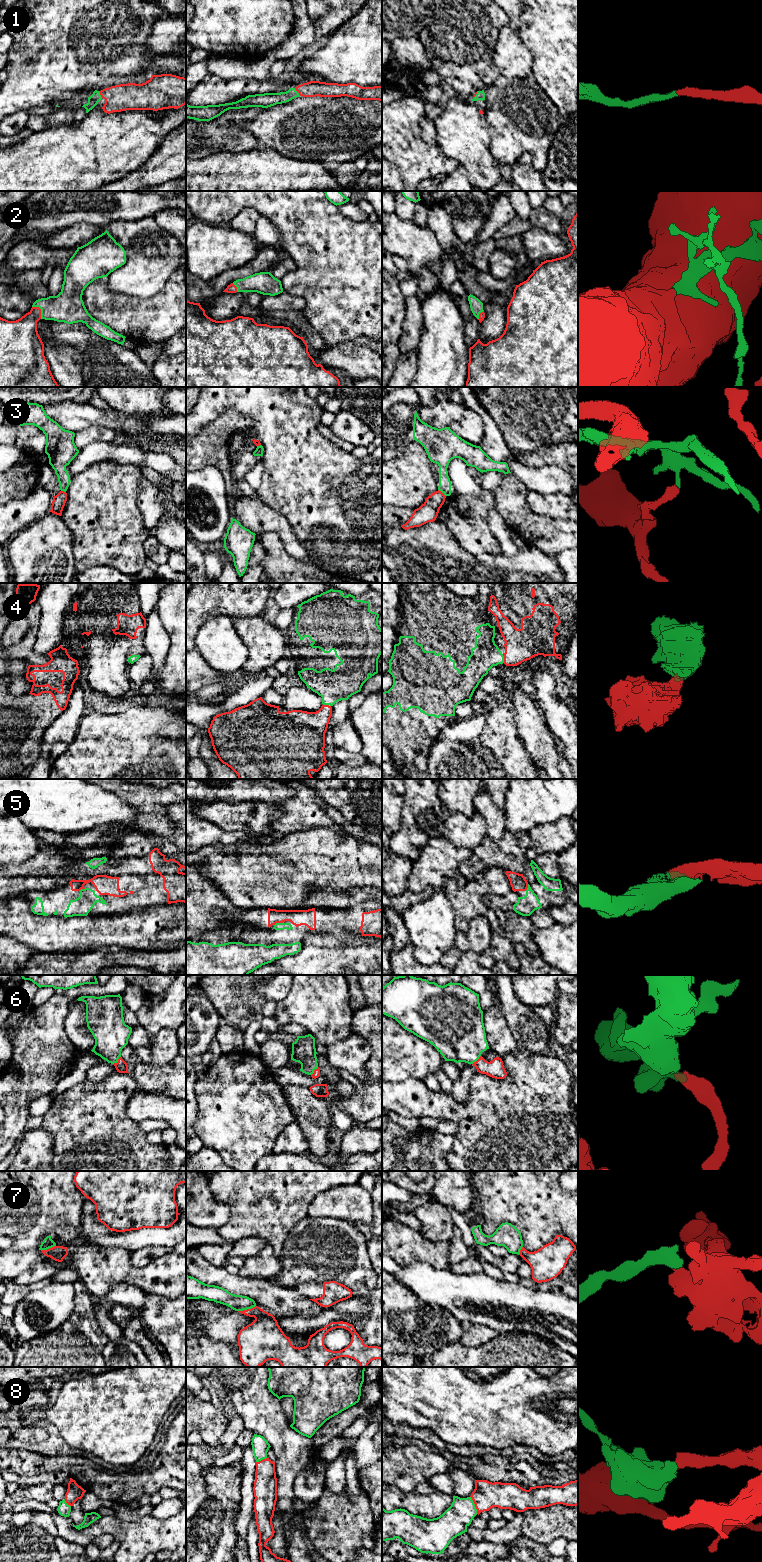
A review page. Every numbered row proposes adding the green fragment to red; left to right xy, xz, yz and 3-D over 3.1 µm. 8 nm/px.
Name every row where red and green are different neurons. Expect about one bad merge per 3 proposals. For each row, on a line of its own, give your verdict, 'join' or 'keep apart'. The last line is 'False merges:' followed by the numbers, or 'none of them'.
1: join
2: join
3: keep apart
4: join
5: join
6: join
7: keep apart
8: join
False merges: 3, 7

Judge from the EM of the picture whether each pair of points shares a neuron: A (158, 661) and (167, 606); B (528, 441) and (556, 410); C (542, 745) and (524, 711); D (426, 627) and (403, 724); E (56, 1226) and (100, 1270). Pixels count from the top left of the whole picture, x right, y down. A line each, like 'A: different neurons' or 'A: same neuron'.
A: different neurons
B: same neuron
C: same neuron
D: same neuron
E: different neurons

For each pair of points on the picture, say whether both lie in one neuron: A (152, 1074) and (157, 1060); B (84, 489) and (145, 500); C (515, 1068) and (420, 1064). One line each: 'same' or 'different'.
A: different
B: different
C: different

